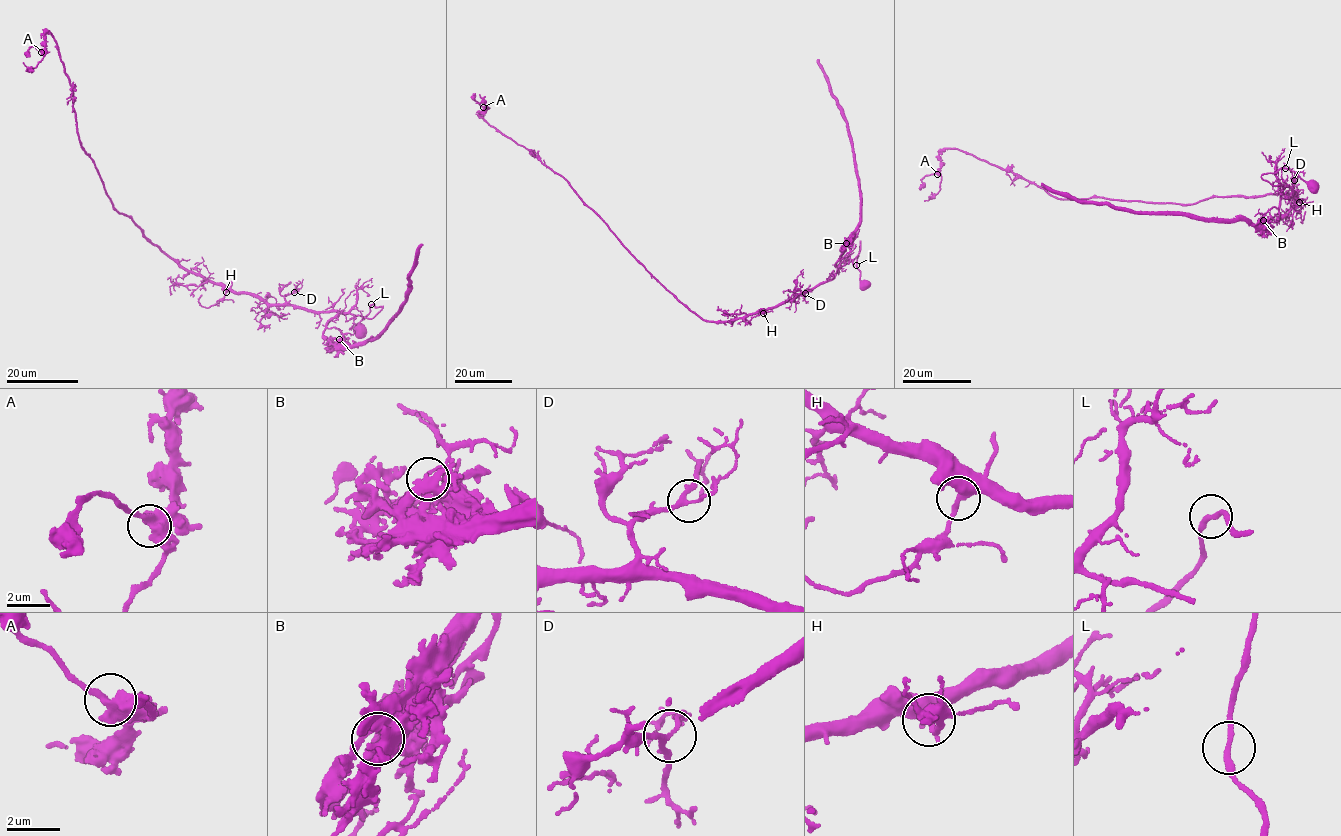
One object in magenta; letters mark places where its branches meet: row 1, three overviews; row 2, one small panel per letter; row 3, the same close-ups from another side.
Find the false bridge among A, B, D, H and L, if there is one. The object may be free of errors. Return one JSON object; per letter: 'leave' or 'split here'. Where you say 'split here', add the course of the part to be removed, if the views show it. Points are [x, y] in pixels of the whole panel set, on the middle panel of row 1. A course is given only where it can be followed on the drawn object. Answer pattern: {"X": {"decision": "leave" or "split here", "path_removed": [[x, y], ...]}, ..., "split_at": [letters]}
{"A": {"decision": "leave"}, "B": {"decision": "split here", "path_removed": [[846, 243], [855, 233], [860, 219], [859, 178], [847, 120], [817, 59]]}, "D": {"decision": "leave"}, "H": {"decision": "leave"}, "L": {"decision": "leave"}, "split_at": ["B"]}

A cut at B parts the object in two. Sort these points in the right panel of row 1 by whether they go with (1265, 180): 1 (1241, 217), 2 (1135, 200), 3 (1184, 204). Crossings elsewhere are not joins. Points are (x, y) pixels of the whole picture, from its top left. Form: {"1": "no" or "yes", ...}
{"1": "no", "2": "yes", "3": "yes"}

